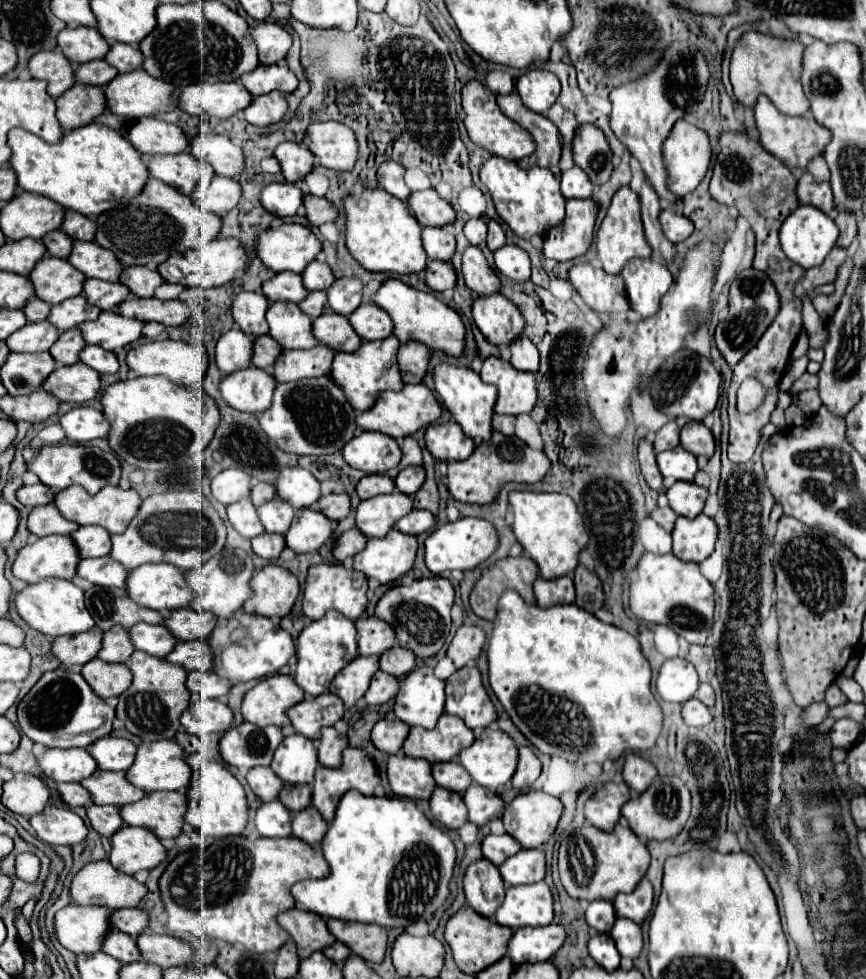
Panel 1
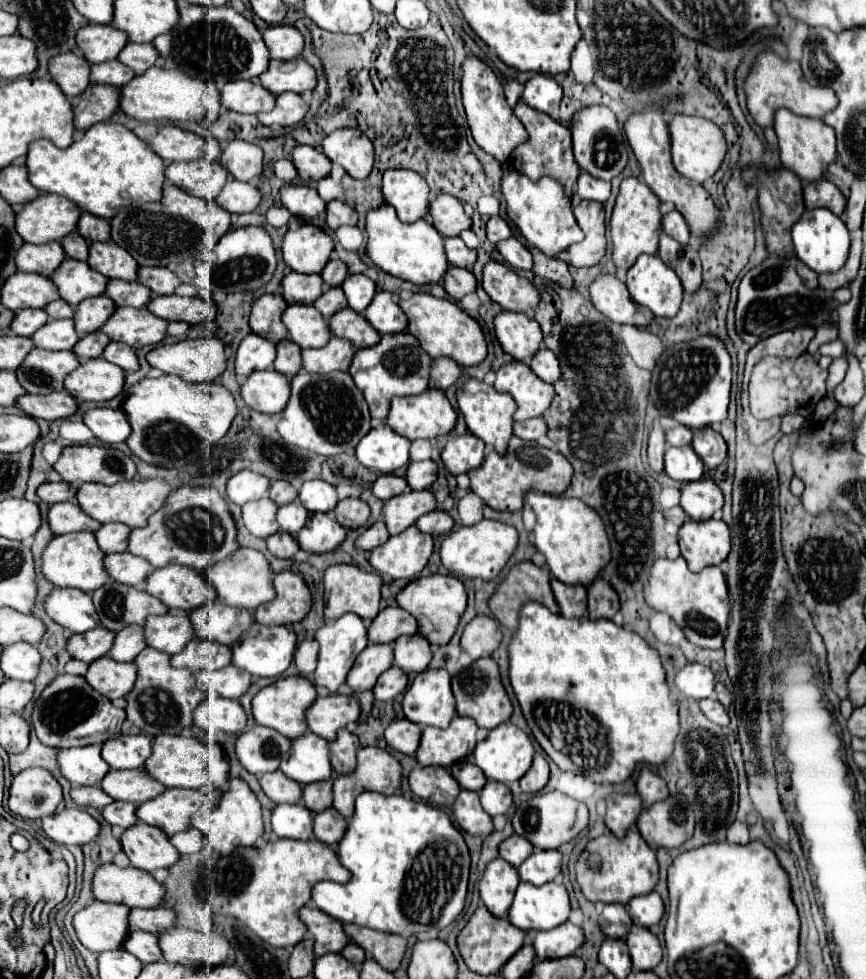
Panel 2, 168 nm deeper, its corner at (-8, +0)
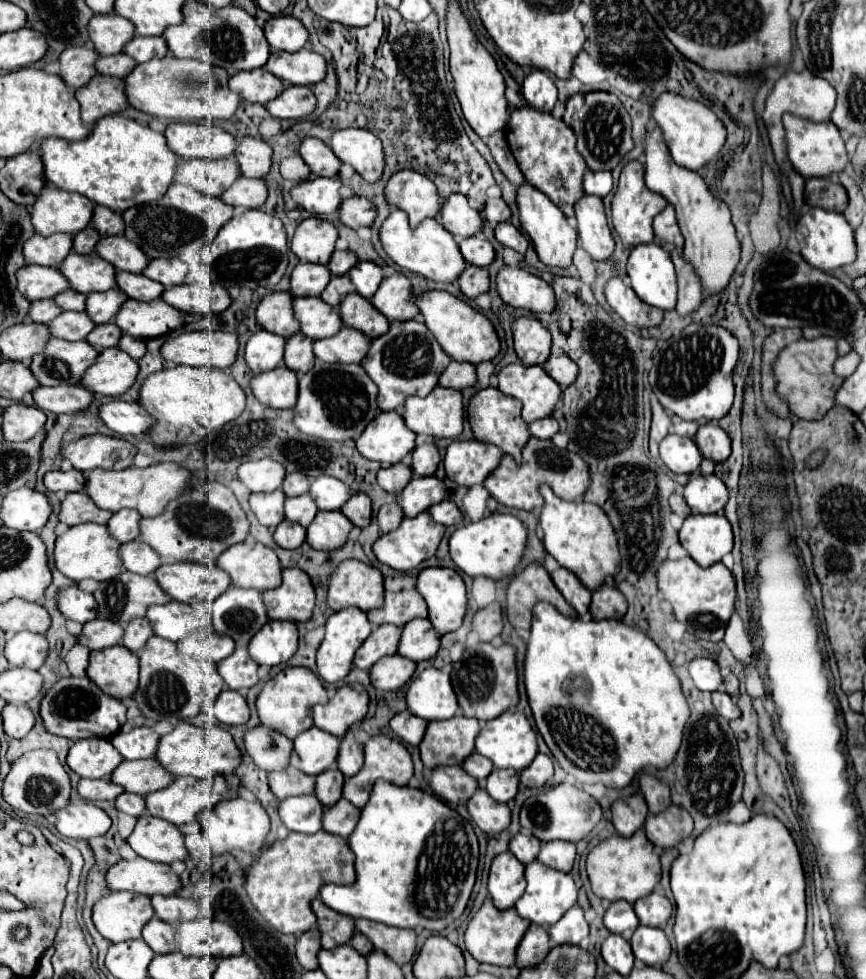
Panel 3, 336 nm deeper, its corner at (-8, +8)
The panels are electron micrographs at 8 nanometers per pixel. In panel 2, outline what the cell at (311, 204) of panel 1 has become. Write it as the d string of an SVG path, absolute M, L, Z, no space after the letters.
M330 201L328 209L326 209L326 223L328 223L330 229L336 231L342 225L356 225L358 223L358 215L348 203Z

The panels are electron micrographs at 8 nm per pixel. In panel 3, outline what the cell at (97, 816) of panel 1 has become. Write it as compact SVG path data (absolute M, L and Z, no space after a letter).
M122 793L122 795L118 795L116 801L114 801L114 805L116 805L118 811L134 815L134 817L140 817L146 811L144 797L142 795L134 795L134 793Z

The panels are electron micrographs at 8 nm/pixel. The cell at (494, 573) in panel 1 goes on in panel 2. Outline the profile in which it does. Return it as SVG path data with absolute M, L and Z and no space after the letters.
M522 561L510 569L508 577L500 583L500 593L494 593L490 599L490 609L494 617L514 633L526 601L538 601L552 613L560 611L550 589L550 571L536 567L532 561Z

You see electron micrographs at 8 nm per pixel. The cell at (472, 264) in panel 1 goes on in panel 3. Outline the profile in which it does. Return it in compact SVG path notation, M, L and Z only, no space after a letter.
M504 265L496 275L496 289L506 305L532 313L552 311L556 305L552 287L522 267Z

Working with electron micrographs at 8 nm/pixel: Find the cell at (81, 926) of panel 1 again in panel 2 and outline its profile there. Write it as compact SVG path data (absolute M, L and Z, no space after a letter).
M92 901L74 915L74 929L80 943L98 953L124 947L130 931L128 913L126 905Z

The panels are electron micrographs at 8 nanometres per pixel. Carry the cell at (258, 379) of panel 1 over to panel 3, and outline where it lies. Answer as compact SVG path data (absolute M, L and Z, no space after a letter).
M276 367L264 373L258 373L250 381L252 393L256 399L268 407L292 409L296 405L298 379L296 373L288 367Z

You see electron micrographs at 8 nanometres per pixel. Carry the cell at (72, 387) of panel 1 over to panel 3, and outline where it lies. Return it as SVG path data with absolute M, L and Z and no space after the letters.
M110 347L100 351L94 365L84 373L80 385L92 393L118 397L134 383L136 375L138 363L128 357L128 353Z

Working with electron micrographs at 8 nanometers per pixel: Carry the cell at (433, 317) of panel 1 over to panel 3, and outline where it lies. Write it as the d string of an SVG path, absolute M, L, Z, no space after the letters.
M426 291L416 297L416 307L420 309L420 315L424 317L424 325L432 331L440 347L456 361L466 361L472 365L478 365L482 361L490 361L500 351L498 335L492 327L492 323L478 313L474 307L470 307L466 301L450 295L448 291Z

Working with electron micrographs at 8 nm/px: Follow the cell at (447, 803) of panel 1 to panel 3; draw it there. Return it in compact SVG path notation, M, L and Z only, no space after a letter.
M480 783L476 793L468 799L466 809L472 821L486 833L500 833L510 825L510 809L508 805L500 805L484 793L484 785Z

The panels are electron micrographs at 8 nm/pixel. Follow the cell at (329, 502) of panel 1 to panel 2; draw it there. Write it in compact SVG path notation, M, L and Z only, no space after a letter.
M344 499L336 505L334 517L340 525L348 529L362 527L370 517L370 507L362 499Z

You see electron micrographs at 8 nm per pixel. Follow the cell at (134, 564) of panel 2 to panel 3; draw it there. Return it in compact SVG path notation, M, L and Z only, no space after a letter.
M138 539L120 545L120 559L124 563L124 569L136 575L150 575L162 565L158 553Z

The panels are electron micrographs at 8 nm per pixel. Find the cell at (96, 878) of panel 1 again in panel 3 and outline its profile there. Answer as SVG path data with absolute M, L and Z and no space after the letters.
M136 857L132 861L118 861L106 873L106 885L110 891L130 891L140 895L174 895L180 889L178 875L170 873L164 863L150 863Z

